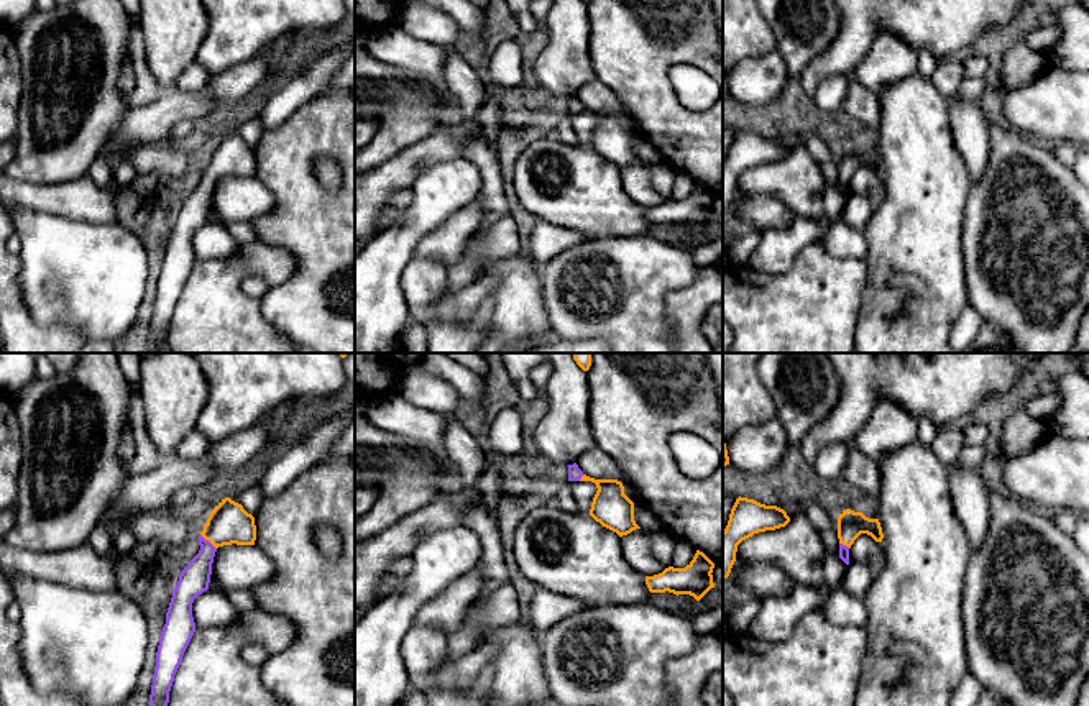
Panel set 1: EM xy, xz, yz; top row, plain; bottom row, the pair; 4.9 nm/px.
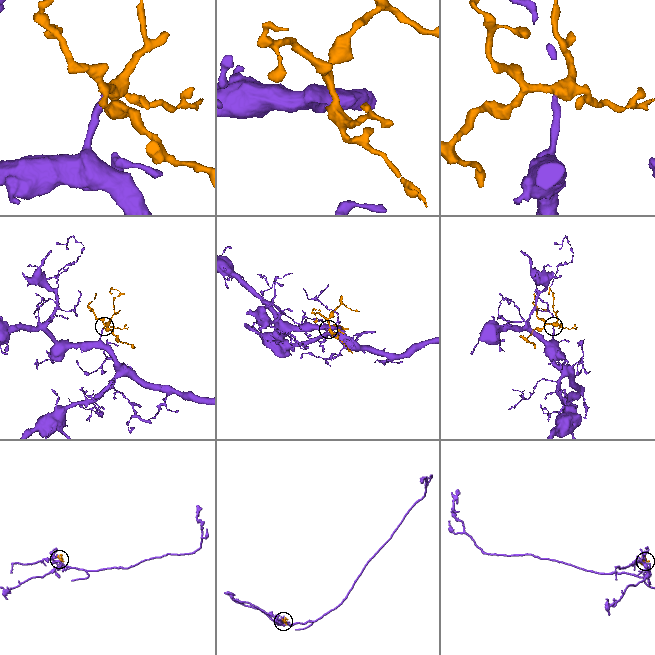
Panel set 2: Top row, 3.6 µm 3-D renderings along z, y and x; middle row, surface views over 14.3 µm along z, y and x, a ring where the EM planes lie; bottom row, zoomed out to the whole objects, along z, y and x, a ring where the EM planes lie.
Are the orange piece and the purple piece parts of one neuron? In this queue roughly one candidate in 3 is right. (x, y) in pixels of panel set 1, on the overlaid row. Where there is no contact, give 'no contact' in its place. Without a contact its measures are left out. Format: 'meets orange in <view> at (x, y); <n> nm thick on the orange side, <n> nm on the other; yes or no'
meets orange in xy at (209, 540); 200 nm thick on the orange side, 150 nm on the other; yes

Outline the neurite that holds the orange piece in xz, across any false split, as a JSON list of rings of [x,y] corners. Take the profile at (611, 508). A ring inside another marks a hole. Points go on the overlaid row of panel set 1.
[[[577,463],[568,465],[568,481],[591,481],[596,484],[598,491],[593,497],[590,516],[603,527],[619,537],[641,529],[634,520],[634,502],[624,494],[621,481],[590,478]]]

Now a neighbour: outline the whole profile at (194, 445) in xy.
[[[194,429],[176,448],[174,455],[182,460],[202,458],[210,447],[210,440]]]

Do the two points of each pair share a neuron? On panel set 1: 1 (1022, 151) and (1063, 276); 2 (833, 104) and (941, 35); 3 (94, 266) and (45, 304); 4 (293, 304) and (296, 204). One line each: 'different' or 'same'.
1: same
2: different
3: same
4: same

